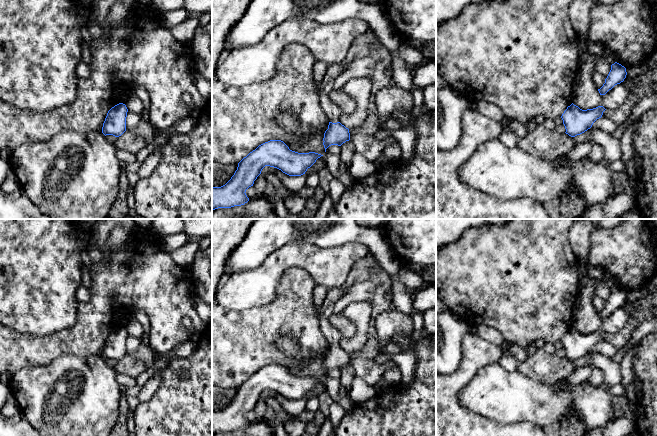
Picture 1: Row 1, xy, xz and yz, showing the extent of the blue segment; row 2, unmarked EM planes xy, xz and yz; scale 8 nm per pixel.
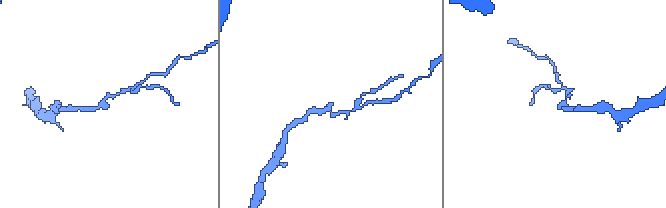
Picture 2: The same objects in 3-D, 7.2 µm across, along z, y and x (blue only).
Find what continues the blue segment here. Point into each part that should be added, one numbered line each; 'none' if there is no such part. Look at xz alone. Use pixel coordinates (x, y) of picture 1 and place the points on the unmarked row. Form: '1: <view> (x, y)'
1: xz (362, 270)

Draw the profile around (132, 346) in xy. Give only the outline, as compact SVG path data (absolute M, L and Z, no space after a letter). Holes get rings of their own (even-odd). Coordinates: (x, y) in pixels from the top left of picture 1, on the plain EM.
M128 335L126 341L126 355L136 355L138 348L142 343L141 338L134 338Z

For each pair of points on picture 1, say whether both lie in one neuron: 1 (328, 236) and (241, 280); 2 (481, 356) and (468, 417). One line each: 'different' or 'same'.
1: different
2: same

